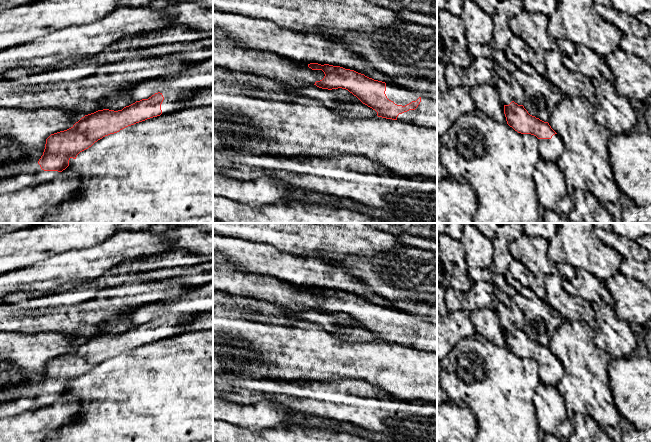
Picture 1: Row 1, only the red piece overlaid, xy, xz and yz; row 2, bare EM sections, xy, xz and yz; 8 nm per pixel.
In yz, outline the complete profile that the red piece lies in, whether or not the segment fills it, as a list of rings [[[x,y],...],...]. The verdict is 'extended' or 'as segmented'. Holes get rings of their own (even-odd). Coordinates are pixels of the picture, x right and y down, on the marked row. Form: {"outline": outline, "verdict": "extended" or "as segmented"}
{"outline": [[[512,101],[504,105],[504,114],[507,124],[521,134],[531,134],[539,139],[539,153],[541,160],[556,162],[563,154],[565,147],[561,137],[544,122],[532,116],[524,108]]], "verdict": "extended"}

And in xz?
{"outline": [[[310,63],[308,67],[322,70],[325,74],[324,78],[316,81],[314,85],[328,90],[346,89],[363,104],[375,110],[378,117],[437,129],[437,101],[421,96],[405,106],[397,105],[387,98],[385,82],[340,66]]], "verdict": "extended"}

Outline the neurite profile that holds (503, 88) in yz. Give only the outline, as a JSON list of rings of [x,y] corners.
[[[494,62],[494,69],[498,76],[494,86],[500,96],[502,105],[509,105],[512,101],[518,105],[523,105],[525,92],[522,86],[518,82],[513,81],[512,75],[499,63]]]

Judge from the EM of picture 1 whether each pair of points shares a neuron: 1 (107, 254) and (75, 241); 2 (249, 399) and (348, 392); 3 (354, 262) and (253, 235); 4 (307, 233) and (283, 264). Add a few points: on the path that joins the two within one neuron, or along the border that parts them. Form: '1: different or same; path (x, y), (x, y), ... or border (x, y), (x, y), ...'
1: different; border (88, 246), (65, 252)
2: same; path (274, 397), (300, 405), (323, 405)
3: different; border (367, 257), (345, 256), (340, 261), (335, 262)
4: different; border (270, 244), (283, 251), (308, 256)

